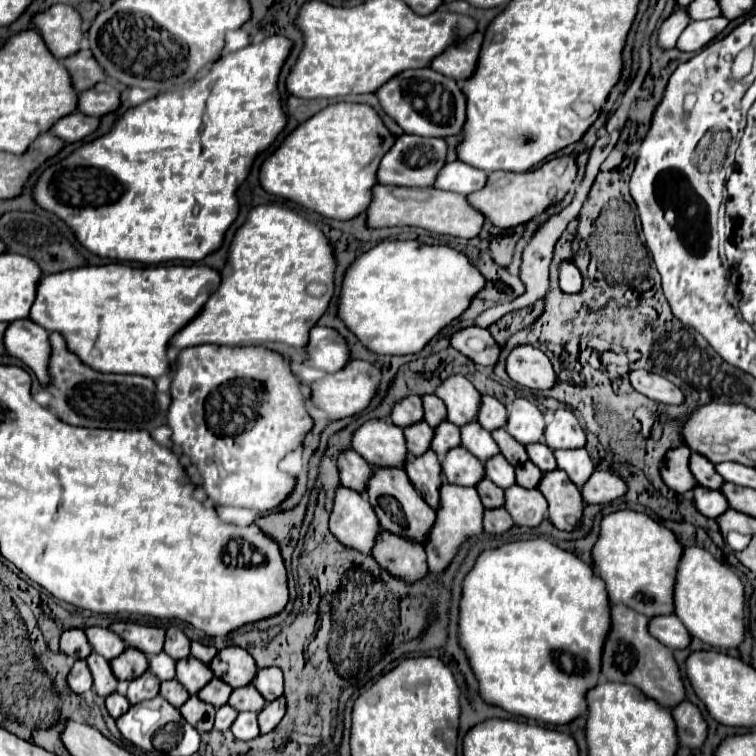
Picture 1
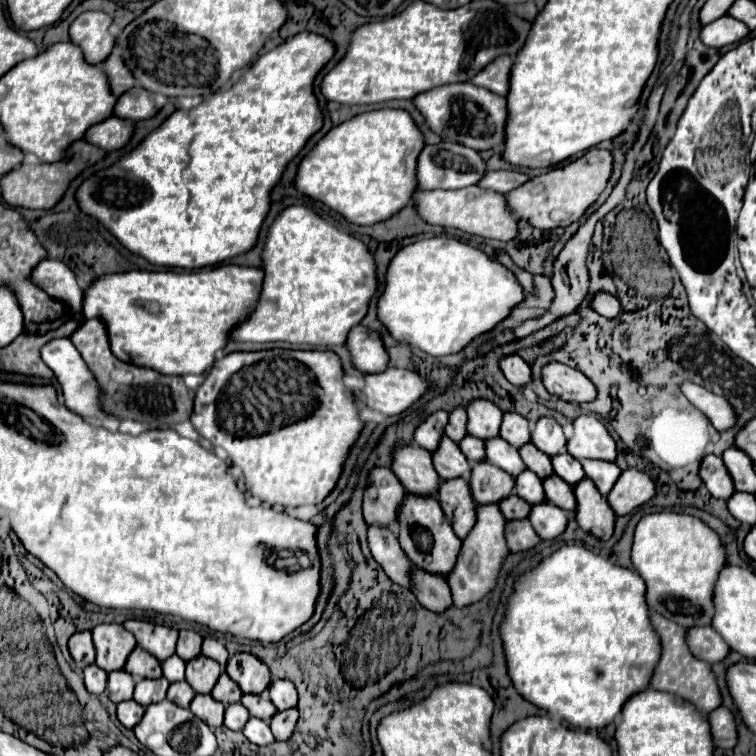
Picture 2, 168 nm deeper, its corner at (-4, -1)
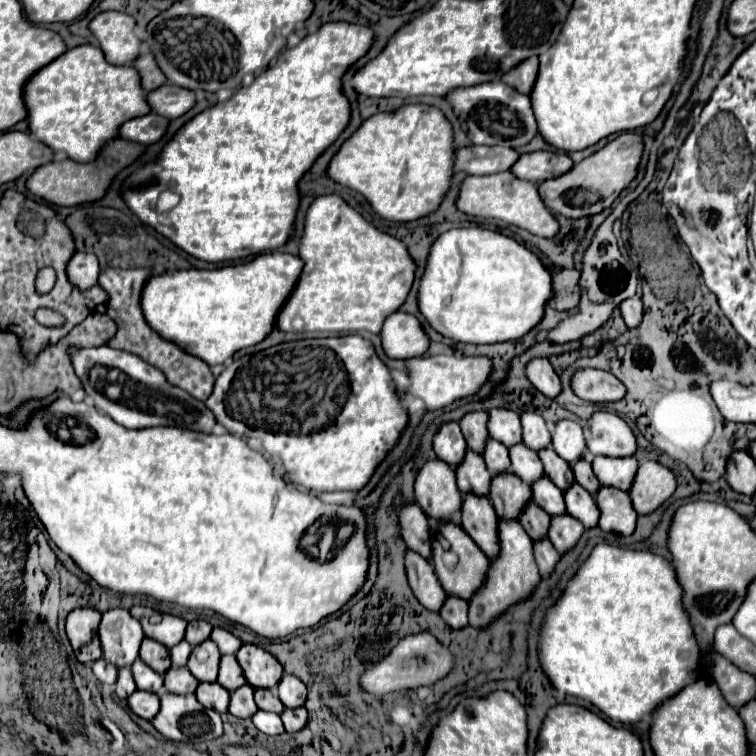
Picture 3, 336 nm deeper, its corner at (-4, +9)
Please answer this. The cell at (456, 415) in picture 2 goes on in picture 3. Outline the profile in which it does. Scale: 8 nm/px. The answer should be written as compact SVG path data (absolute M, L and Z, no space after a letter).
M486 411L468 413L460 421L460 429L464 433L464 439L468 441L468 447L474 453L480 453L480 455L484 453L486 441L490 439L490 433L488 433L488 425L486 423L488 423L488 413Z

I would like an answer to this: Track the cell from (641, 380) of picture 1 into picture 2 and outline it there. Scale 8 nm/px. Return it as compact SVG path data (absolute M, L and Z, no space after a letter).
M688 381L680 385L680 391L698 411L702 411L712 421L716 429L730 429L734 425L734 409L724 397L718 397L704 387Z

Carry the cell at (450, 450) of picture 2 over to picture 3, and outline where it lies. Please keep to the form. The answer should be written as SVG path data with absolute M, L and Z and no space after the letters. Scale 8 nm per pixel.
M468 449L468 461L464 461L464 465L460 465L460 469L456 469L456 477L458 477L460 491L464 495L468 495L468 493L478 495L478 497L490 495L492 473L488 471L488 467L484 465L484 459L478 453L472 453Z

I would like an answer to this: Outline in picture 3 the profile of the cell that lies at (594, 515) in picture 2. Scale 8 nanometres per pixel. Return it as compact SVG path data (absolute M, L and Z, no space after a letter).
M602 487L596 493L596 503L602 511L598 527L606 533L618 533L618 535L632 535L636 529L638 513L632 507L630 495L614 489L614 487Z

